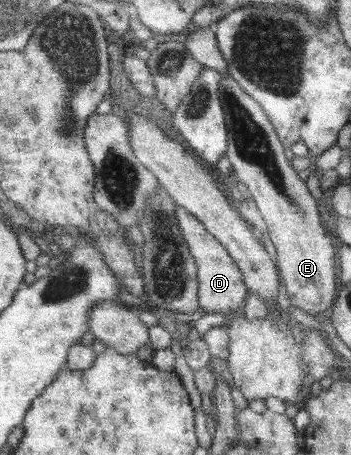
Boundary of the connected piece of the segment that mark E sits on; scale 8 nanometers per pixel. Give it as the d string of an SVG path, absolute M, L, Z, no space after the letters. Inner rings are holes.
M220 76L217 85L217 94L221 110L223 111L227 147L225 156L230 164L231 172L236 179L245 185L249 191L250 199L257 207L266 226L266 234L270 238L277 261L278 273L285 287L285 295L290 306L303 310L305 314L316 319L321 317L323 310L329 309L335 300L335 268L333 267L333 246L331 238L326 235L319 221L320 213L317 211L315 199L311 197L305 183L299 179L291 167L290 161L285 158L284 147L277 138L273 126L267 120L259 104L227 76Z

